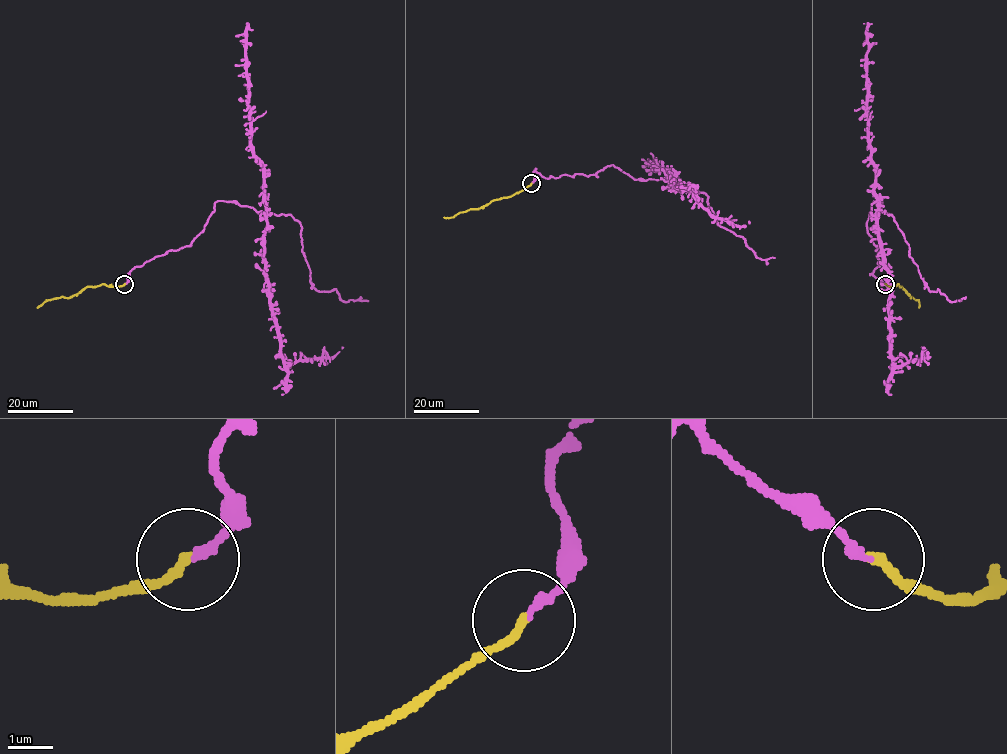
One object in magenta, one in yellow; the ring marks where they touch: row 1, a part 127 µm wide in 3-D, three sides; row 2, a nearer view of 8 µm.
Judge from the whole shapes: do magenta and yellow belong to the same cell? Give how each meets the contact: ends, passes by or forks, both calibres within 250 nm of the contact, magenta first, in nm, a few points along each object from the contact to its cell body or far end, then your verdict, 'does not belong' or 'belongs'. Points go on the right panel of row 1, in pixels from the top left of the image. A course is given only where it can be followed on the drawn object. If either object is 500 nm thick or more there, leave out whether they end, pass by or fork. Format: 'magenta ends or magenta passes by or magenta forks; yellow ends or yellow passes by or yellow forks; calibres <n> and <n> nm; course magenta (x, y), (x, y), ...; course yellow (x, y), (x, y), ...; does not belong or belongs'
magenta ends; yellow ends; calibres 190 and 190 nm; course magenta (885, 284), (873, 274), (873, 202), (884, 211), (878, 240), (893, 363), (926, 357), (922, 347); course yellow (885, 284), (897, 284), (919, 302), (919, 308); belongs

